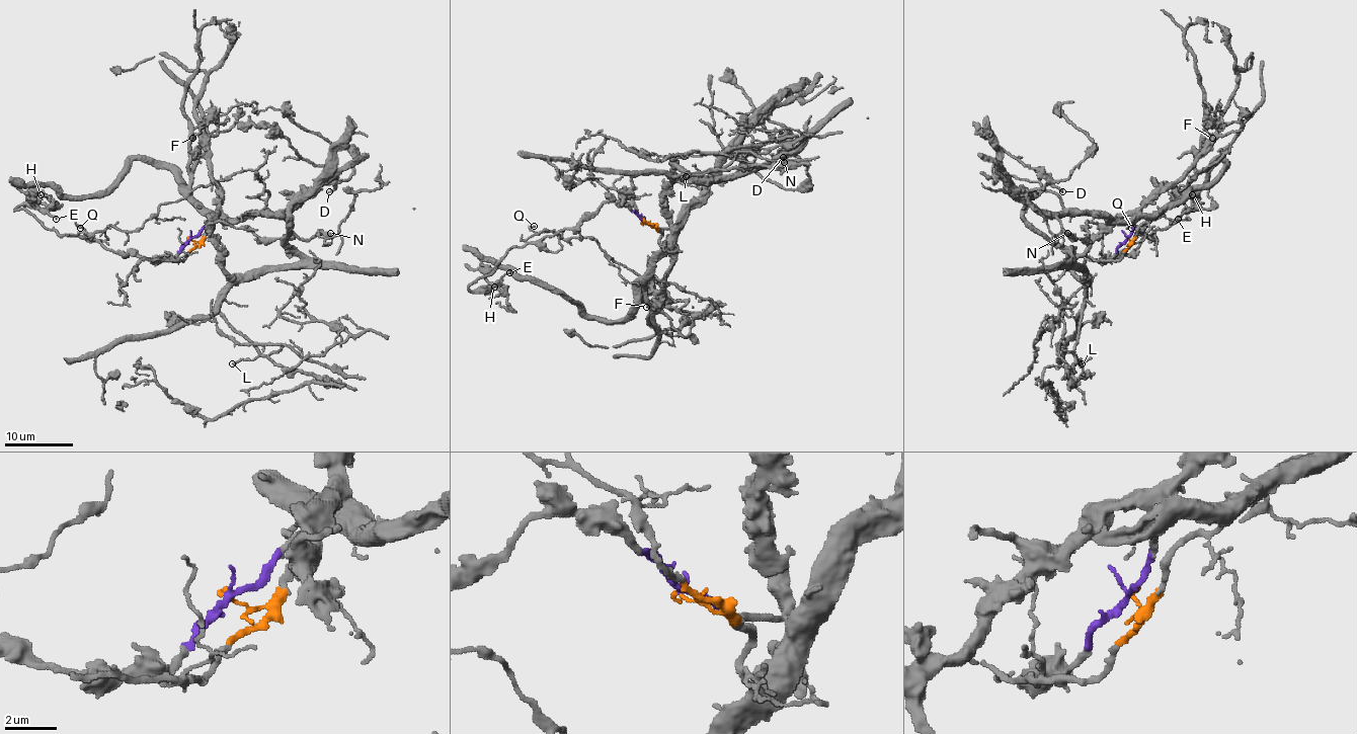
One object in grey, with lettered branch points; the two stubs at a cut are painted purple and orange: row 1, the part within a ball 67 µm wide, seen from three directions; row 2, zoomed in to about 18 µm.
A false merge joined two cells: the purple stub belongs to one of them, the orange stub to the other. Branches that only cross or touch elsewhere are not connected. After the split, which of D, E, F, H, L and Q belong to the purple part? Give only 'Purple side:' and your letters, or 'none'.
Purple side: D, L

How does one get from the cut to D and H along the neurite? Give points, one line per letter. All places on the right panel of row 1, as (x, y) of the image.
D: (1127, 238), (1134, 220), (1120, 216), (1078, 276), (1024, 218), (1026, 195), (1061, 191)
H: (1127, 238), (1206, 186), (1225, 168), (1220, 159), (1191, 195), (1171, 186), (1189, 209), (1193, 195)

